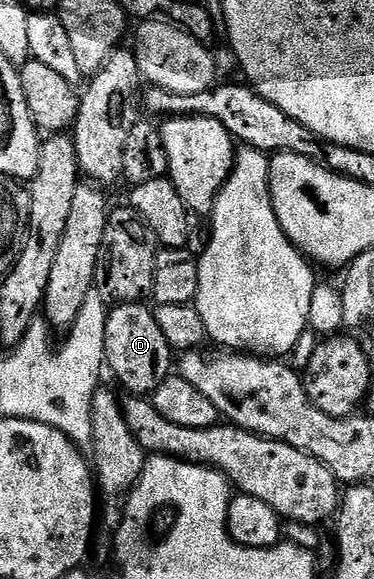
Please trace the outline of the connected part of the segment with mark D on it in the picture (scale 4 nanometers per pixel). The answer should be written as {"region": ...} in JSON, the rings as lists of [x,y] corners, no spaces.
{"region":[[[144,302],[139,303],[119,303],[109,307],[109,316],[107,317],[107,329],[105,330],[105,357],[107,367],[113,370],[113,375],[119,382],[125,386],[124,390],[130,395],[145,397],[167,378],[175,367],[175,351],[169,346],[167,337],[163,335],[162,329],[154,315],[154,308],[146,305]]]}

